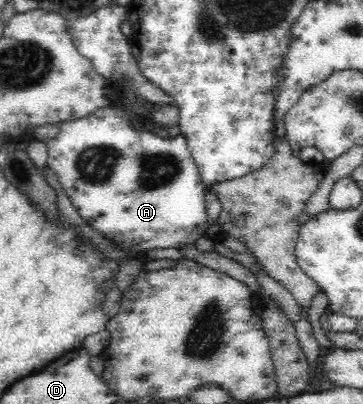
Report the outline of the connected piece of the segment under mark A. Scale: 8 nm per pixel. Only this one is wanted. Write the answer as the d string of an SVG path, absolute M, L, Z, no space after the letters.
M112 104L88 116L66 121L58 134L47 140L47 166L58 177L65 195L80 218L127 256L140 257L150 249L179 249L206 236L207 206L205 186L181 133L160 137L136 127L137 120Z

